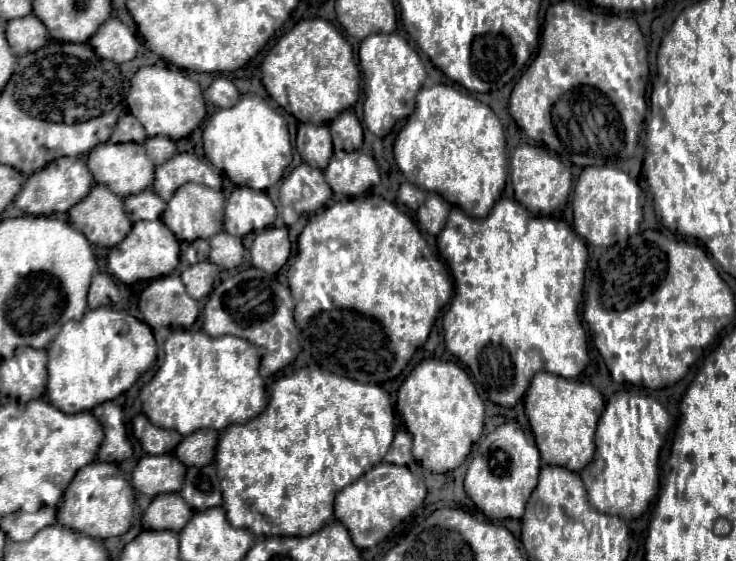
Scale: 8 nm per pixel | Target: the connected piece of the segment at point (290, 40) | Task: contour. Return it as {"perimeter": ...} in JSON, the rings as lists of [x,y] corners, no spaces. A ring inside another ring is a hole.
{"perimeter":[[[306,18],[299,20],[292,30],[284,33],[268,52],[268,56],[262,62],[262,84],[286,112],[296,116],[300,122],[318,126],[332,122],[340,112],[356,104],[360,96],[360,70],[354,62],[352,46],[332,22],[322,18]]]}

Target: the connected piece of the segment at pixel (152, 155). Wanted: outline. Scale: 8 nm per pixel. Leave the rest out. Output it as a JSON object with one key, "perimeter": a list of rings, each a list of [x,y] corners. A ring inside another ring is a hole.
{"perimeter":[[[154,136],[154,138],[146,138],[144,142],[144,148],[148,152],[148,158],[158,166],[158,164],[164,164],[164,160],[172,158],[174,152],[176,152],[176,144],[166,138],[166,136]]]}

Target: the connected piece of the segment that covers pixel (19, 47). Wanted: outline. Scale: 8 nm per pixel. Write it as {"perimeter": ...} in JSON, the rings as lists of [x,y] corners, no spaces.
{"perimeter":[[[30,14],[6,24],[6,40],[14,54],[28,54],[48,42],[48,30],[34,14]]]}

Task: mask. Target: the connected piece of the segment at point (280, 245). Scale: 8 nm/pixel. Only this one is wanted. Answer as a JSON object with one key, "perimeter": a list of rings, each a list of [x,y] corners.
{"perimeter":[[[266,228],[262,230],[250,248],[252,264],[268,274],[276,274],[290,256],[290,240],[288,240],[288,228]]]}

